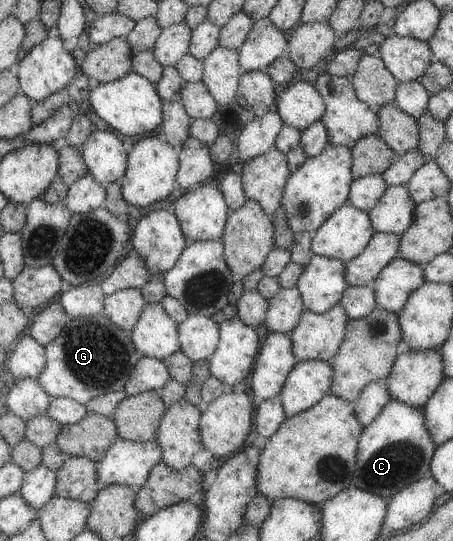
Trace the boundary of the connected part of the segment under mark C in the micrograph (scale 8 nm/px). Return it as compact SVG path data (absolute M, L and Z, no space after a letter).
M389 400L375 420L362 427L355 453L355 474L352 486L381 496L385 501L408 484L422 478L436 446L427 434L421 407L413 408L401 400Z

